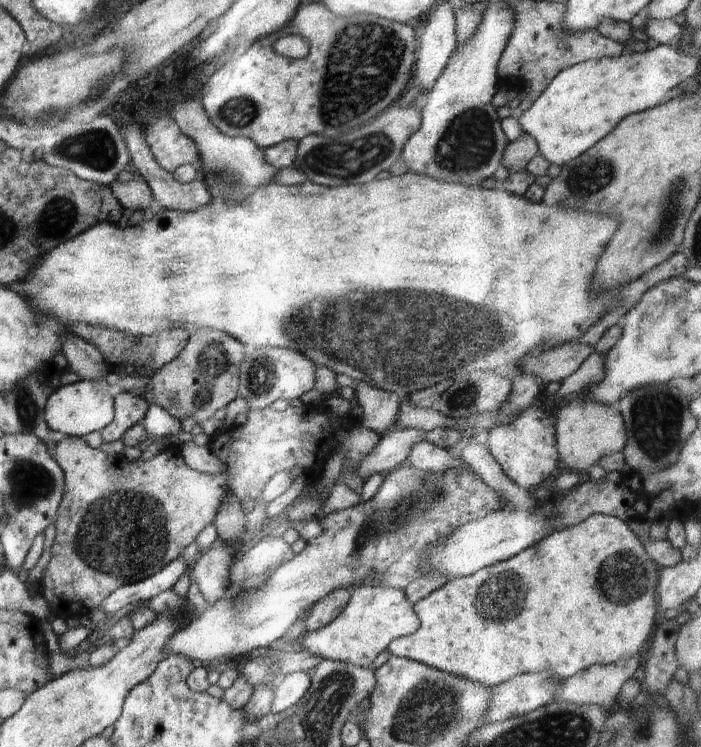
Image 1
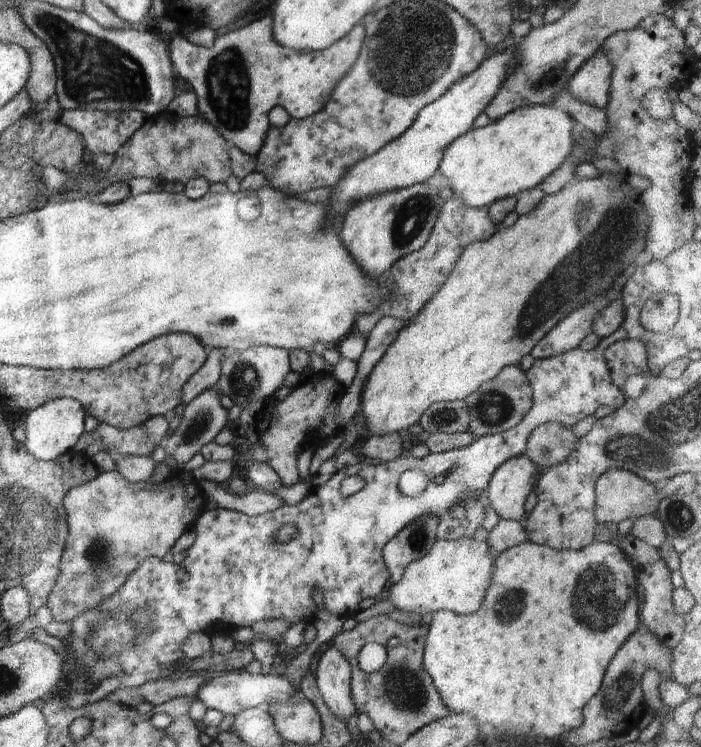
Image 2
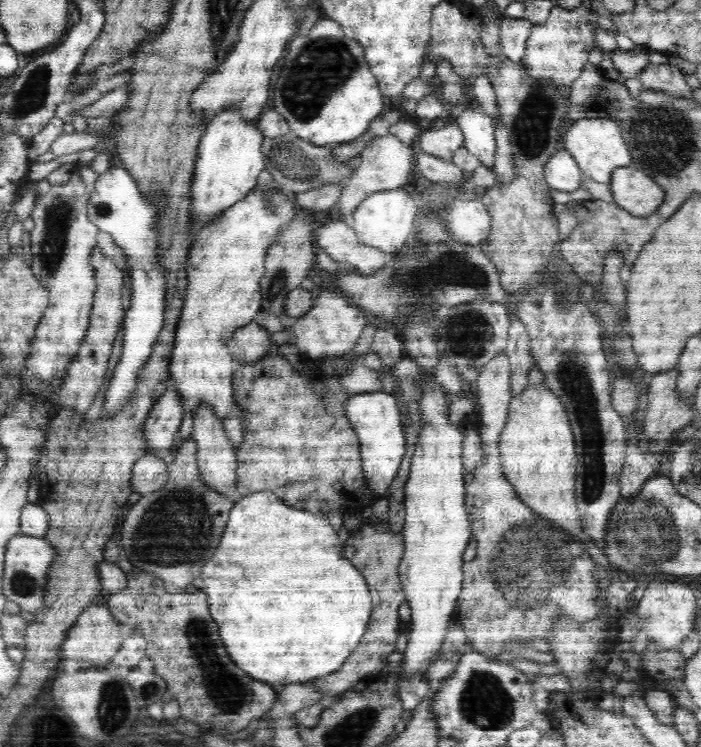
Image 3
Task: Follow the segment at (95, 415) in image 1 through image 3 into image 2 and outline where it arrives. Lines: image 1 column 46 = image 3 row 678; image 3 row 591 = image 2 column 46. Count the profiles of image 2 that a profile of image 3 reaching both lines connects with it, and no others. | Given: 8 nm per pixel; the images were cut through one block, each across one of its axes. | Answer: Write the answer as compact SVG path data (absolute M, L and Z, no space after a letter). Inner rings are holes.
M59 398L39 405L34 410L27 411L25 427L25 449L34 458L44 461L52 461L65 452L75 448L78 439L84 434L84 418L87 414L78 400Z

